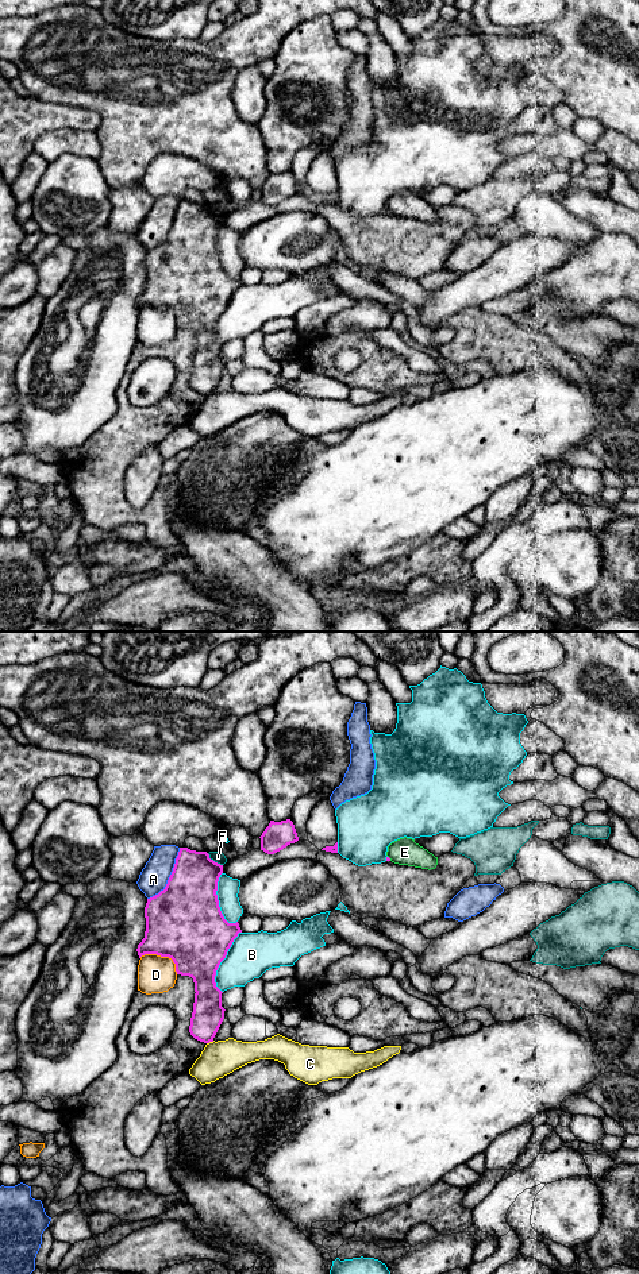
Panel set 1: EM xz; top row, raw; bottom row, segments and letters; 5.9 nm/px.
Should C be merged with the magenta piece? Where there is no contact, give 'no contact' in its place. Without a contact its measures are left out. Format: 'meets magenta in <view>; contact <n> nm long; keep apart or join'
meets magenta in xz; contact 50 nm long; keep apart

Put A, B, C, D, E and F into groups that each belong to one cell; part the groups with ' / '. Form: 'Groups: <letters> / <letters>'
Groups: A / B / C / D / E / F

